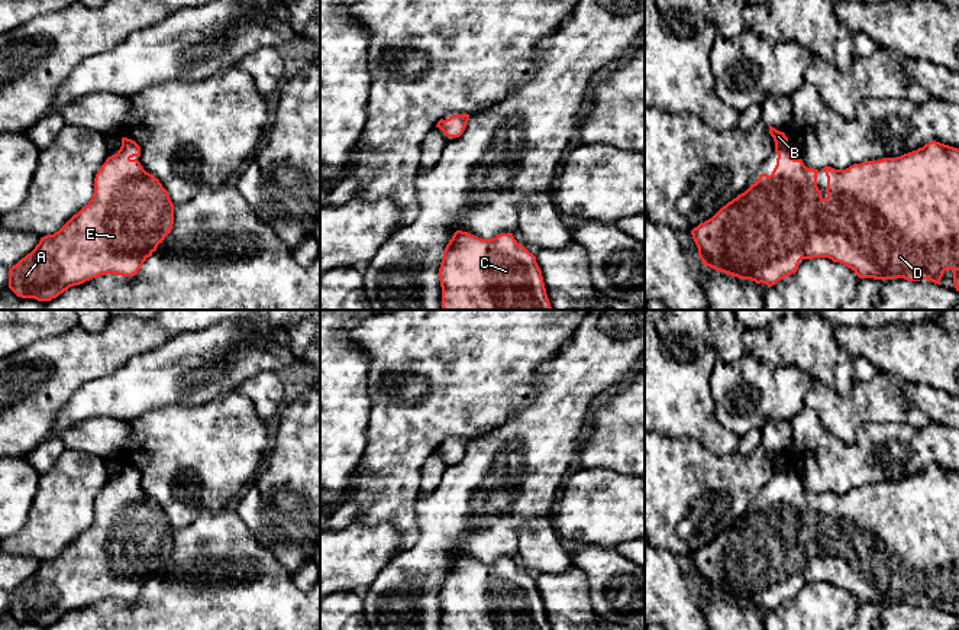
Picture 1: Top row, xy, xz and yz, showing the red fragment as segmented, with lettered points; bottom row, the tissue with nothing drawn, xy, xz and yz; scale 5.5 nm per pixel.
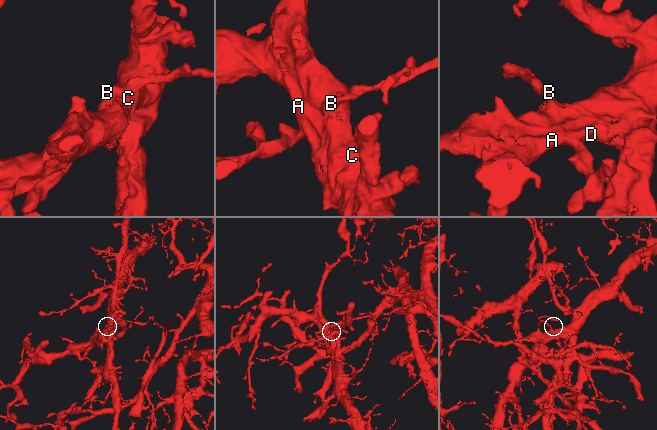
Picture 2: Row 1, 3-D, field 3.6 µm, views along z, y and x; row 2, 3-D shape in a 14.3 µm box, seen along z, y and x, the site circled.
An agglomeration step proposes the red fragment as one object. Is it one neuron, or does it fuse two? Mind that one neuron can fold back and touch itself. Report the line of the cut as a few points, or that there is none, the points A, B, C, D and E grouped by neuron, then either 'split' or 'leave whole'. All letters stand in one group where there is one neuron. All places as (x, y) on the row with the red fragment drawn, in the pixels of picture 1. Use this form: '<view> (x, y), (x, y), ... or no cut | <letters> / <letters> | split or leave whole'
no cut | A B C D E | leave whole

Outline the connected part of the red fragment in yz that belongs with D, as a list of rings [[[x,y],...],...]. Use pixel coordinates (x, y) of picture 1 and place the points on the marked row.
[[[769,126],[778,154],[771,175],[761,174],[745,193],[723,206],[711,219],[691,230],[698,256],[705,266],[775,285],[795,274],[801,259],[829,258],[850,268],[859,278],[907,281],[927,280],[940,285],[947,269],[953,271],[953,285],[959,291],[959,149],[931,140],[917,151],[897,158],[882,158],[853,164],[846,169],[824,167],[827,197],[817,187],[818,169],[807,168],[788,145],[784,132]]]

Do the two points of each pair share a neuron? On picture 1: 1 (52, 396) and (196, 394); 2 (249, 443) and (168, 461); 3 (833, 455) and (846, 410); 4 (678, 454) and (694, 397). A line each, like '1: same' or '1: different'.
1: different
2: same
3: different
4: different

